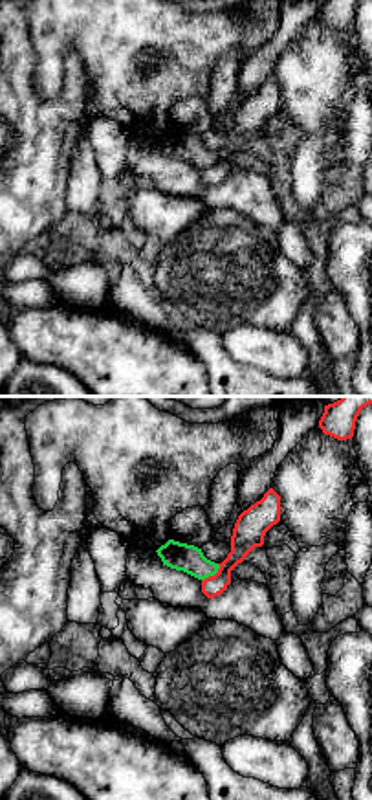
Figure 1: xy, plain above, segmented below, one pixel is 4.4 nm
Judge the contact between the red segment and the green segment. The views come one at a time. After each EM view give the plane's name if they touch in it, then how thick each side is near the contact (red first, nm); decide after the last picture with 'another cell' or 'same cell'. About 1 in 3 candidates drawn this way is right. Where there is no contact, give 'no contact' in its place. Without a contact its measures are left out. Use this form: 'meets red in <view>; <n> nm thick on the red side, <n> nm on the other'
meets red in xy; 140 nm thick on the red side, 120 nm on the other

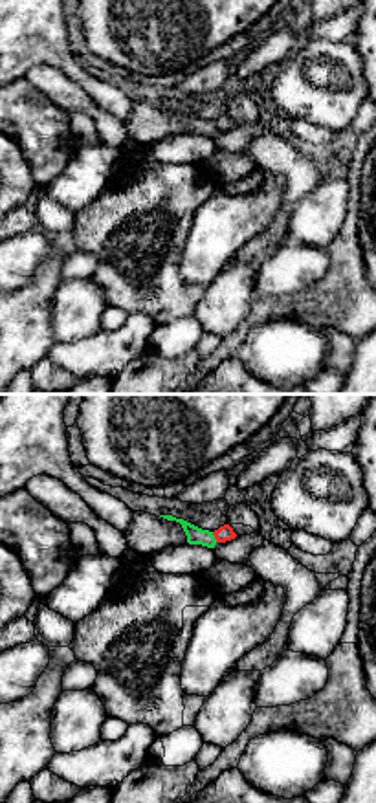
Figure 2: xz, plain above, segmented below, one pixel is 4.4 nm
meets red in xz; 70 nm thick on the red side, 80 nm on the other

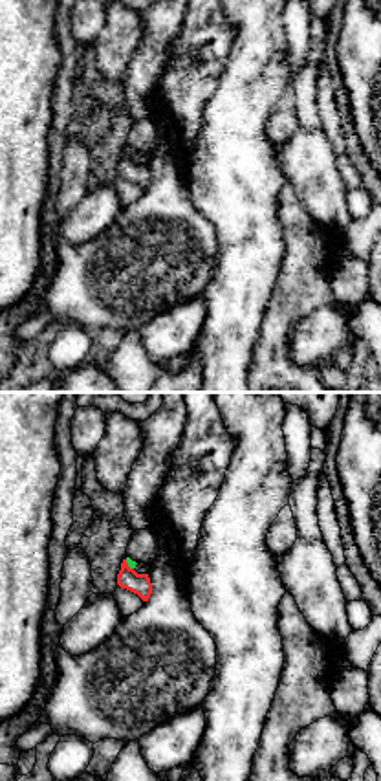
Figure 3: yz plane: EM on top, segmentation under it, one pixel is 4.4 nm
meets red in yz; 100 nm thick on the red side, 30 nm on the other

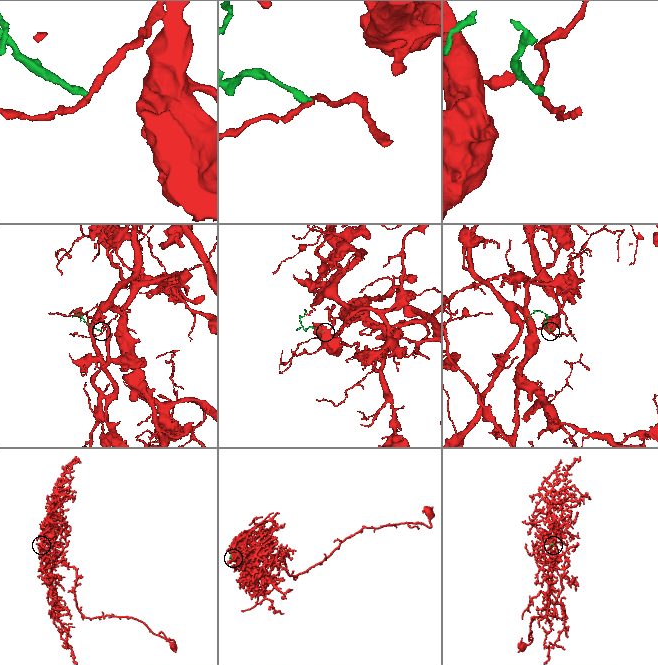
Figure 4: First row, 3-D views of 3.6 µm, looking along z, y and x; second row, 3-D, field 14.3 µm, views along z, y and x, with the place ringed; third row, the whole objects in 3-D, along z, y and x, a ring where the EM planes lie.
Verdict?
another cell

